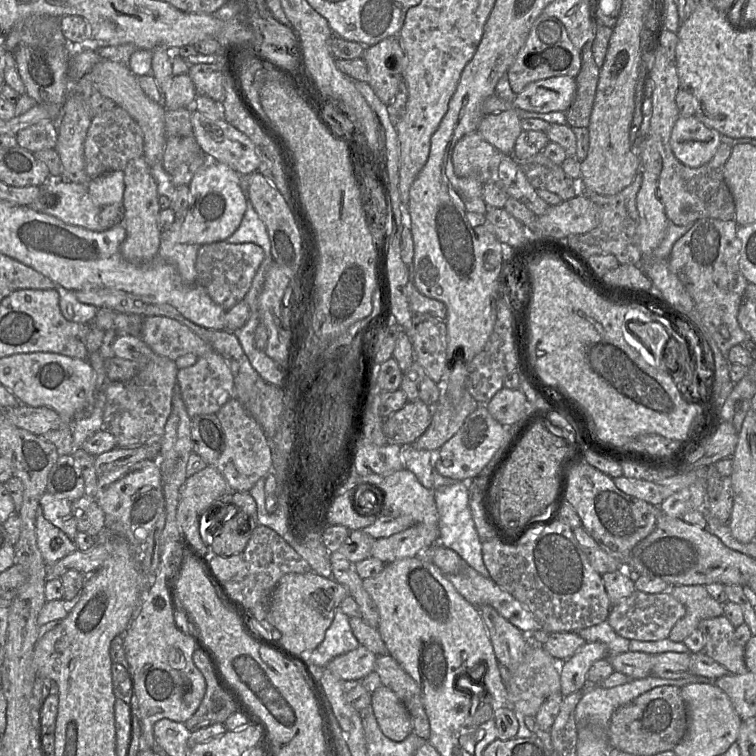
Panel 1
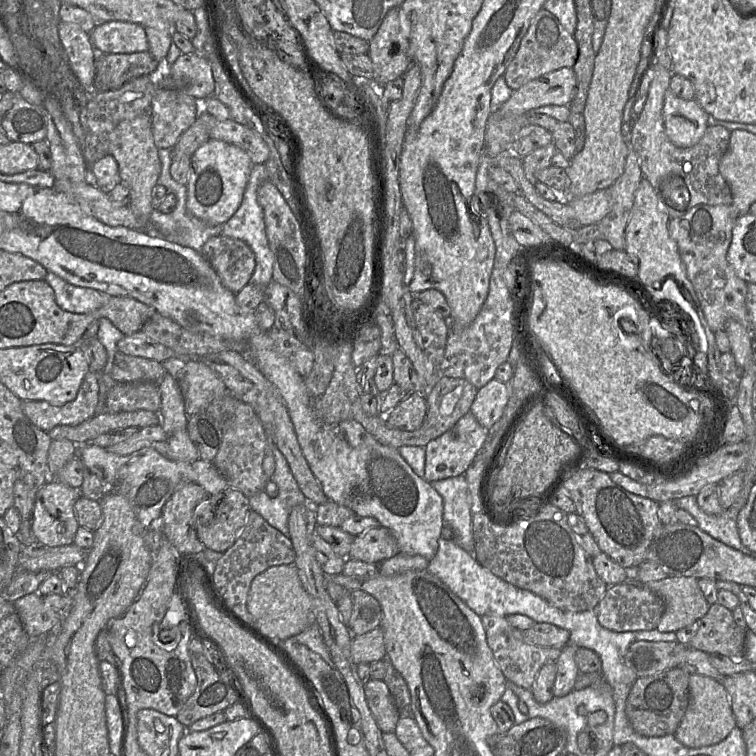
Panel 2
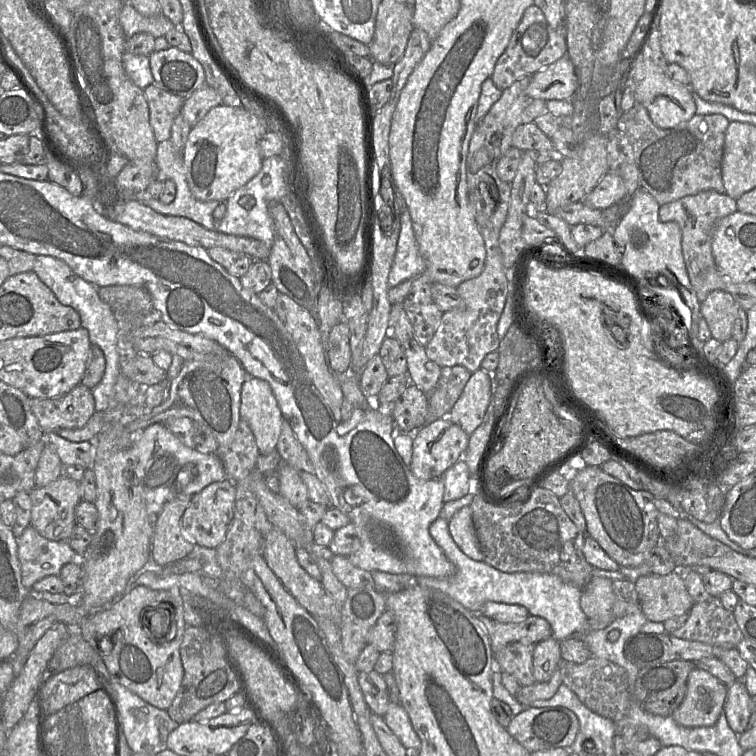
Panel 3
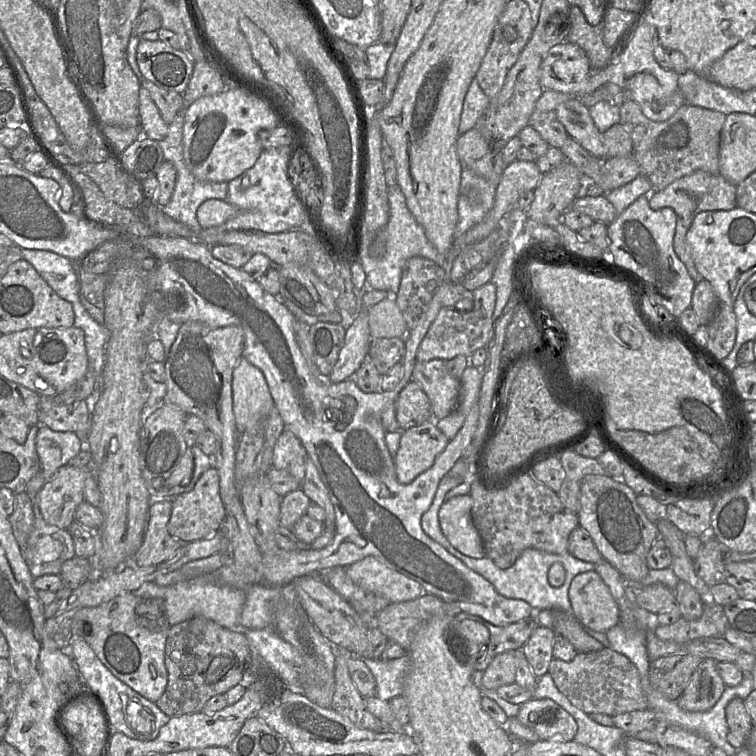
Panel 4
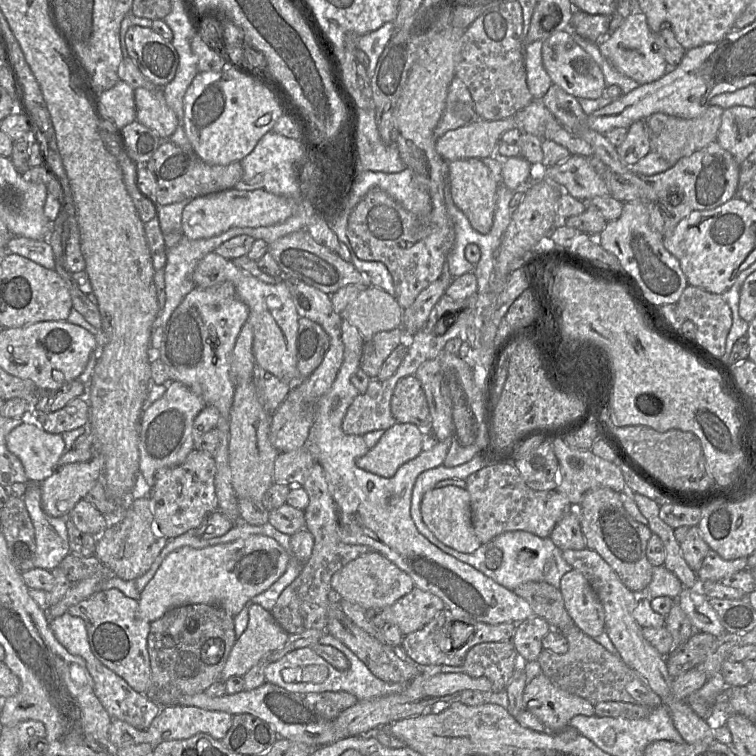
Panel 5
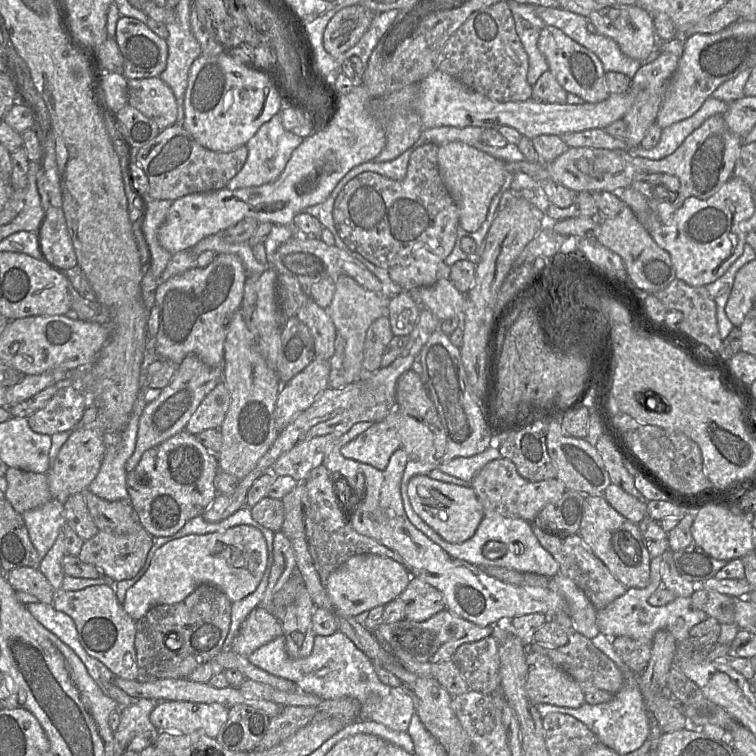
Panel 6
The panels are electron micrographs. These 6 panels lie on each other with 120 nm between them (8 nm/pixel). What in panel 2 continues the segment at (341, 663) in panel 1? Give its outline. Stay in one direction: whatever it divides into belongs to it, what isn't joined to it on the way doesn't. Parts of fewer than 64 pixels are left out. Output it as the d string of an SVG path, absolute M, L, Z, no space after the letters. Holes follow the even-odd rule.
M378 626L361 636L354 637L351 642L351 657L356 665L372 664L386 658L382 628Z

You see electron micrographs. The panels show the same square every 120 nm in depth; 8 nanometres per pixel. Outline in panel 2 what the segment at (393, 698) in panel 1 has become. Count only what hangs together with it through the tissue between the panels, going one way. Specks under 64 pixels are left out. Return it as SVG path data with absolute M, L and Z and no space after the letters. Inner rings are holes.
M369 679L364 685L369 709L382 733L394 733L400 713L384 680Z

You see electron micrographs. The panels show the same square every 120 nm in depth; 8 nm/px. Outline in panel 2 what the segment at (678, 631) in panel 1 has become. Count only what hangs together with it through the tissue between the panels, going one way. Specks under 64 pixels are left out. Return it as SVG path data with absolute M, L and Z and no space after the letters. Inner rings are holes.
M669 576L644 586L665 603L665 611L657 625L660 632L676 633L705 616L710 607L694 577Z

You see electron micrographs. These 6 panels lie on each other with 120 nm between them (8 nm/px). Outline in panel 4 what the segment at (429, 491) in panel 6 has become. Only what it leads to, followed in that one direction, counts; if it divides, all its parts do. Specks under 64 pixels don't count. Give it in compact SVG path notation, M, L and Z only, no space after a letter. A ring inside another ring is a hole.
M458 495L445 500L438 512L442 533L448 542L465 556L485 557L482 539L472 517L473 500L470 495Z

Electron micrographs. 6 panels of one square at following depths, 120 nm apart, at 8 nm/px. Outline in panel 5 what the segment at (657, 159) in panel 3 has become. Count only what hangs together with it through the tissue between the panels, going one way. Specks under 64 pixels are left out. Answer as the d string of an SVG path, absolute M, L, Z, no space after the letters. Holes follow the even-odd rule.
M709 106L697 118L670 117L658 135L651 135L649 130L650 150L674 166L681 158L717 141L723 110Z

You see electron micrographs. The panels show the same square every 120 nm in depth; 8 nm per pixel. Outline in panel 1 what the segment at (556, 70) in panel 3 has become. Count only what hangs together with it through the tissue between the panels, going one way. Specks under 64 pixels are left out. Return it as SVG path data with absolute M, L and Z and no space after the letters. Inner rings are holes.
M551 77L528 84L512 101L516 109L530 112L566 112L576 97L576 79ZM511 109L484 116L477 131L500 152L513 155L516 140L523 130L521 119L516 111Z

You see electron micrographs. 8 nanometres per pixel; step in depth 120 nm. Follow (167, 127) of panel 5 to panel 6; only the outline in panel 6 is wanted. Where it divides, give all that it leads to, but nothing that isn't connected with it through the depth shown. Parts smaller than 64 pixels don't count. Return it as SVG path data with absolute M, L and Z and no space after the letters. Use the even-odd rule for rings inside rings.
M160 76L128 80L128 104L153 120L160 130L177 123L175 95Z

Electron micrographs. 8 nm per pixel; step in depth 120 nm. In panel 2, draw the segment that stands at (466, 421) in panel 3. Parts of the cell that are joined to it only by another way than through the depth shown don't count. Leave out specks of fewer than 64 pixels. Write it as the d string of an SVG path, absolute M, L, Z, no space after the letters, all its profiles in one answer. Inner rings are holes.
M493 378L485 386L477 389L470 413L479 424L489 429L501 418L507 402L507 384Z

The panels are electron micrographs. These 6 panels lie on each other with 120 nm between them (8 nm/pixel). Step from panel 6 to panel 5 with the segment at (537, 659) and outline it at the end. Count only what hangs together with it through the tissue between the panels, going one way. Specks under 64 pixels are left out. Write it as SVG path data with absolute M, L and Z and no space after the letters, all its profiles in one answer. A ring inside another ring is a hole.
M544 673L528 681L523 694L523 708L532 713L545 726L546 731L554 734L568 727L572 717L576 715L595 715L594 705L588 700L559 688Z

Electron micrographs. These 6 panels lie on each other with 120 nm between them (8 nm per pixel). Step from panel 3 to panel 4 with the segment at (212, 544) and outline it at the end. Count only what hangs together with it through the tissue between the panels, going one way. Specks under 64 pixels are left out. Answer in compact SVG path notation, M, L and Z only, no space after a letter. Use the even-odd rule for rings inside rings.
M213 467L206 470L196 482L192 490L175 496L168 523L169 533L183 543L191 543L210 538L220 531L225 519L225 507L220 496L218 470Z

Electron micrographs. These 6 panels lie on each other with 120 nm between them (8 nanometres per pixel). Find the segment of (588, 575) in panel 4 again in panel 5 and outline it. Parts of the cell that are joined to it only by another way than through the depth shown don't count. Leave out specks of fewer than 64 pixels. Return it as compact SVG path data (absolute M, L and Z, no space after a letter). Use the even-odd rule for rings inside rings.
M572 569L564 574L560 591L567 612L584 634L595 638L605 631L603 606L582 572Z

